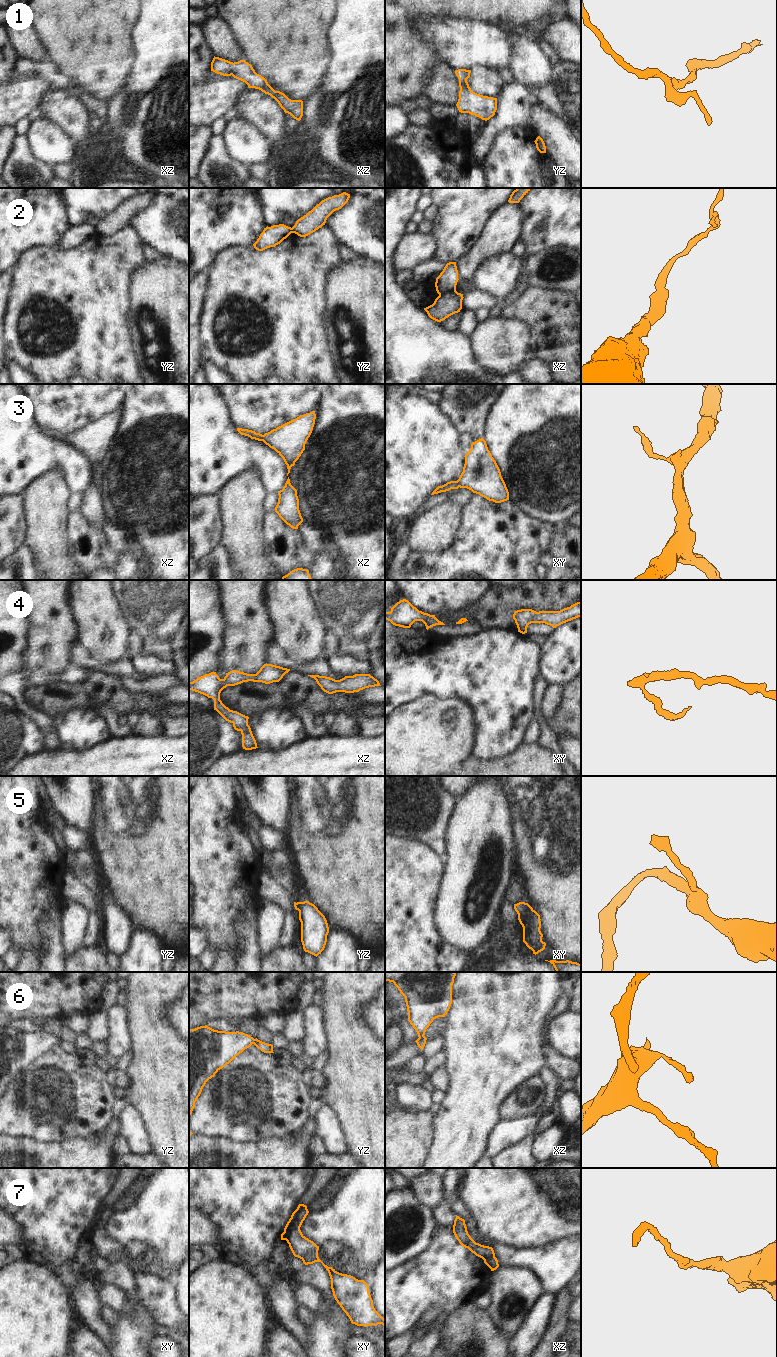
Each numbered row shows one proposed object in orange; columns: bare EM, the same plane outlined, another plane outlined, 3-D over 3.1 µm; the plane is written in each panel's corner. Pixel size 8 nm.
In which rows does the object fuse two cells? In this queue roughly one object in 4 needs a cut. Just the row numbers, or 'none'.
2, 7

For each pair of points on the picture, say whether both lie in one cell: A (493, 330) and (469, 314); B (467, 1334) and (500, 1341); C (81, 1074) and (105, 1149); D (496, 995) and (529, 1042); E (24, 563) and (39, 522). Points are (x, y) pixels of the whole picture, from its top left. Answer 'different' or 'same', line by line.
A: different
B: same
C: different
D: same
E: different

